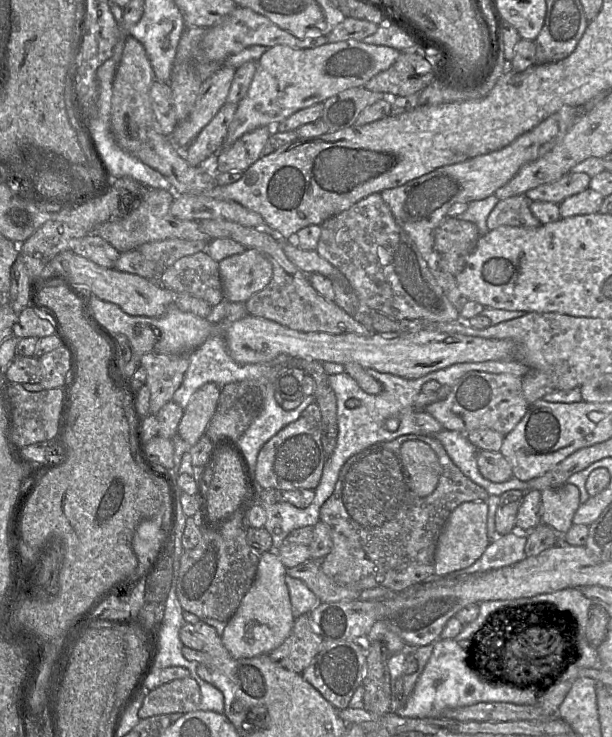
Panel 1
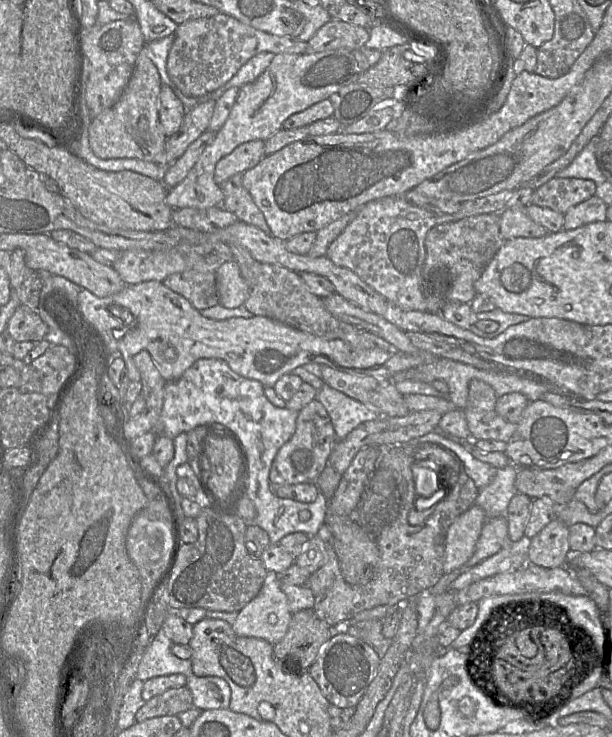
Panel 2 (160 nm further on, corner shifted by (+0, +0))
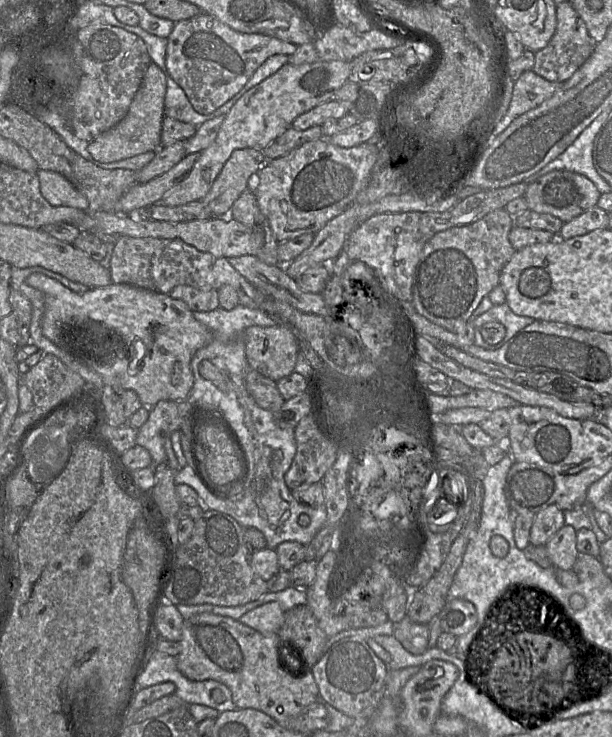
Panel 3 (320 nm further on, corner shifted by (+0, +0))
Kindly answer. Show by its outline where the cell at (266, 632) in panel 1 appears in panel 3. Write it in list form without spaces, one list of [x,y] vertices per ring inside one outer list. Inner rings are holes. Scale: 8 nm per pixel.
[[[276,601],[262,604],[248,611],[239,619],[242,624],[262,634],[278,633],[284,620],[285,613]]]

